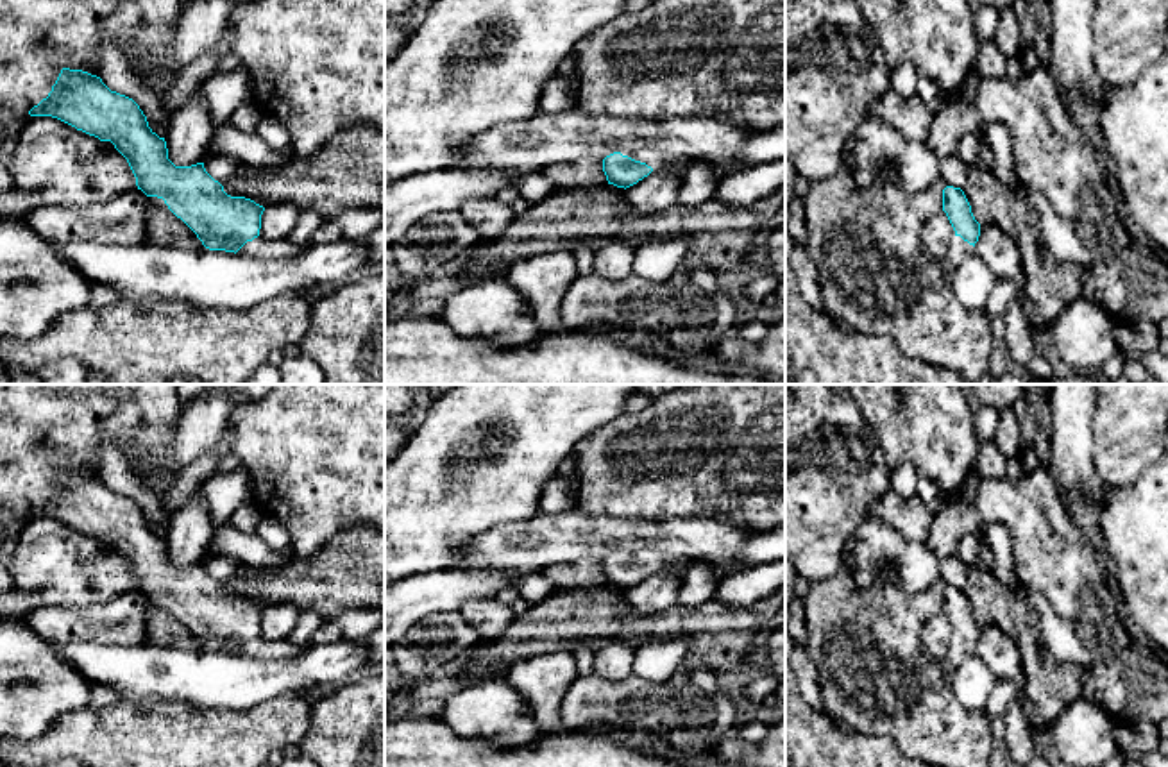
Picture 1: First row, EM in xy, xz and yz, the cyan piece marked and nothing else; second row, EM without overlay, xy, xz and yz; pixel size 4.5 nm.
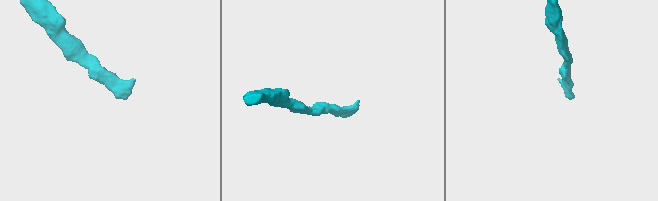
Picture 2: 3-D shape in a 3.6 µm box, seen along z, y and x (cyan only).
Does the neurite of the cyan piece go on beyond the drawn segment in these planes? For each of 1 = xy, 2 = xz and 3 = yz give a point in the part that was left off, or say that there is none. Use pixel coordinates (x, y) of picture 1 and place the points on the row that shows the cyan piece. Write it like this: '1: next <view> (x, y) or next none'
1: next xy (260, 249)
2: next xz (659, 161)
3: next yz (959, 249)

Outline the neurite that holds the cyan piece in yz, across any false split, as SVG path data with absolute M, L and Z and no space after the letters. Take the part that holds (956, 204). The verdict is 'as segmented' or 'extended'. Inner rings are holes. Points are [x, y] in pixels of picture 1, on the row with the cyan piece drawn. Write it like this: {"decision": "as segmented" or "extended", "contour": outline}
{"decision": "extended", "contour": "M946 186L943 190L943 211L955 231L950 250L941 261L944 272L950 274L964 257L975 254L980 223L975 220L971 206L961 188Z"}

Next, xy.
{"decision": "extended", "contour": "M63 68L48 97L29 114L52 116L100 141L111 141L127 159L138 190L163 198L209 250L234 252L256 261L286 261L306 249L286 238L261 238L263 206L227 195L204 163L175 166L168 159L165 138L148 127L140 105L111 91L97 75Z"}

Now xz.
{"decision": "extended", "contour": "M640 150L631 157L614 152L603 159L603 172L608 184L630 188L647 177L651 172L673 170L683 173L698 161L707 161L701 156L669 156L655 150Z"}

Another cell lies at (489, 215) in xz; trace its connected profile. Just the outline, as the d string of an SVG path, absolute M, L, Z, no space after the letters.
M479 197L463 202L458 213L479 232L481 240L497 240L515 218L510 206L497 197Z

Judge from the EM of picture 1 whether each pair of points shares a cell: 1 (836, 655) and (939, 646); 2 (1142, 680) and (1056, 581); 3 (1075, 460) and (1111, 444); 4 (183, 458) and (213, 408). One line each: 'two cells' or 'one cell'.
1: two cells
2: one cell
3: two cells
4: one cell

